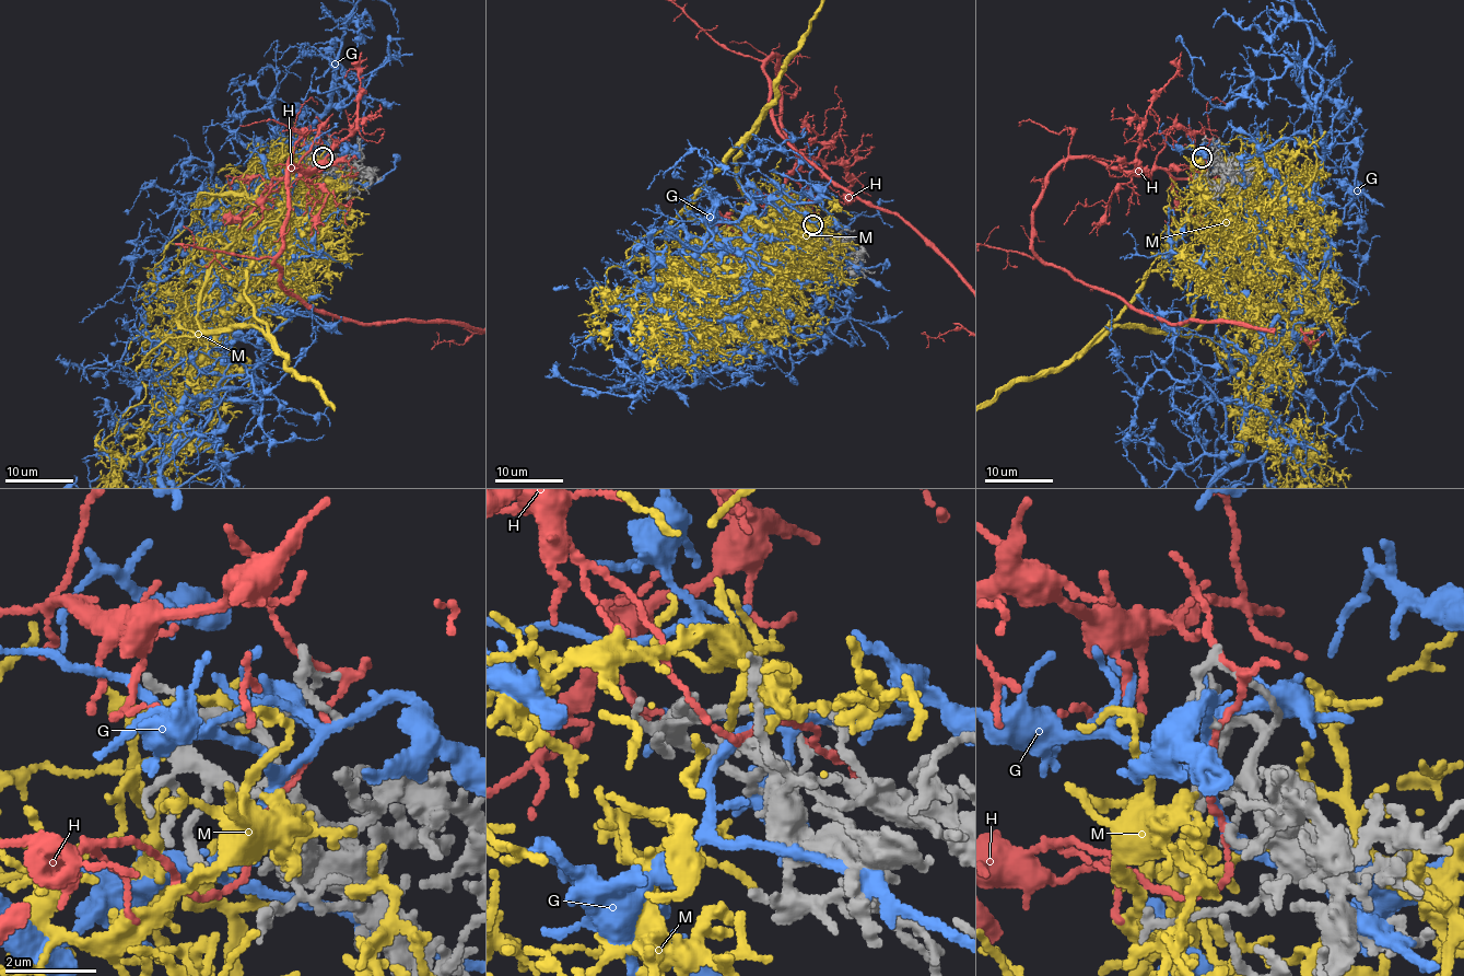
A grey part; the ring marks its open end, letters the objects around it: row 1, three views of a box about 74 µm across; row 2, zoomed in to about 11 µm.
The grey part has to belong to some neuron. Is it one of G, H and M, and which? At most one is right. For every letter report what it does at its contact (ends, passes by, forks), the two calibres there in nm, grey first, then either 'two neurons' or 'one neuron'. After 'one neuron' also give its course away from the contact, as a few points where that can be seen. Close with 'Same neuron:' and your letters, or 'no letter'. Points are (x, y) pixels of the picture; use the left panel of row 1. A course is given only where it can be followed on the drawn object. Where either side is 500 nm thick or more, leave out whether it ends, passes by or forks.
G: it passes by; 240 nm thick on the grey side, 240 nm on the other; two neurons
H: it passes by; 240 nm thick on the grey side, 100 nm on the other; two neurons
M: it passes by; 200 nm thick on the grey side, 240 nm on the other; one neuron
Same neuron: M

